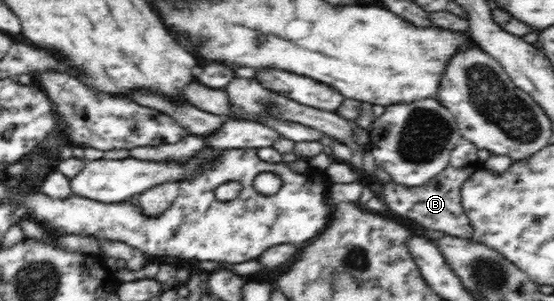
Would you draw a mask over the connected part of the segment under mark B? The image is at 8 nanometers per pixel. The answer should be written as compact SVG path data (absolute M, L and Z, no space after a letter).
M464 140L460 145L455 146L450 154L449 164L433 180L419 187L407 187L388 181L379 196L387 204L389 211L393 211L403 219L419 223L421 227L425 227L425 230L440 231L452 237L471 240L474 228L462 206L460 191L464 181L484 167L479 161L477 151L479 151L477 146Z

